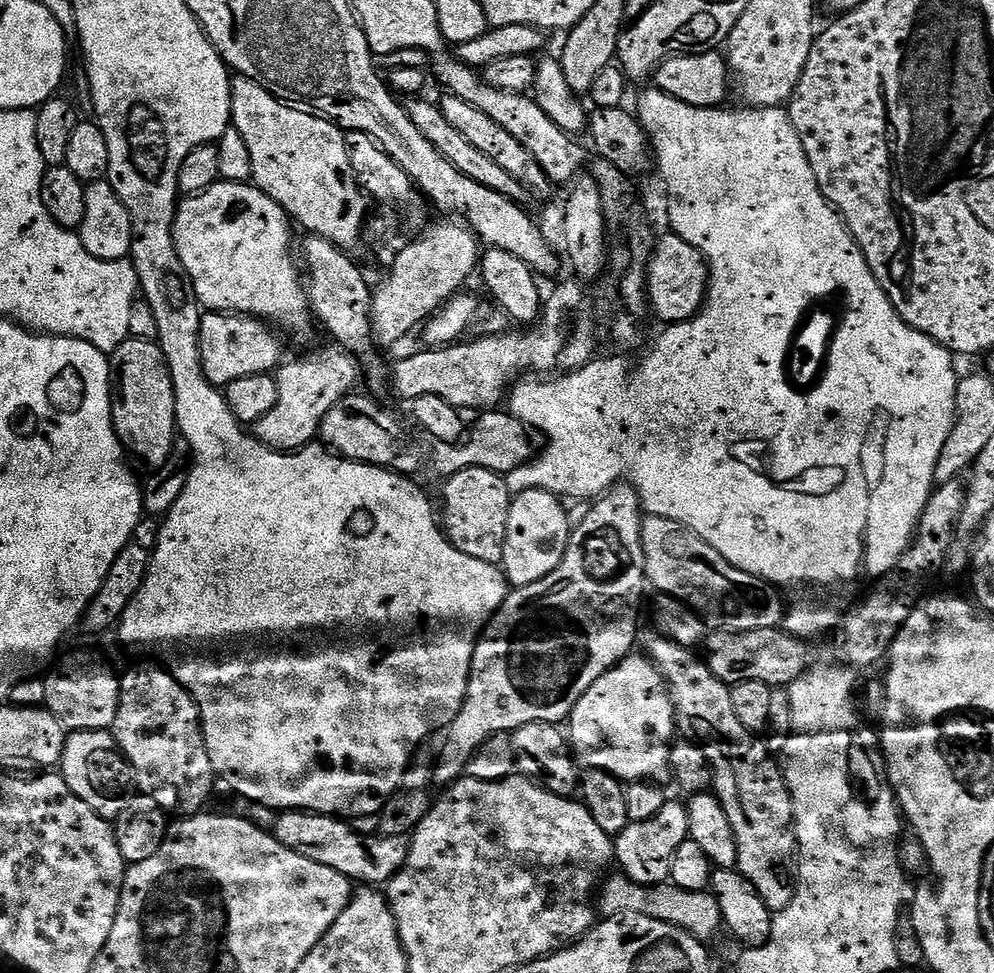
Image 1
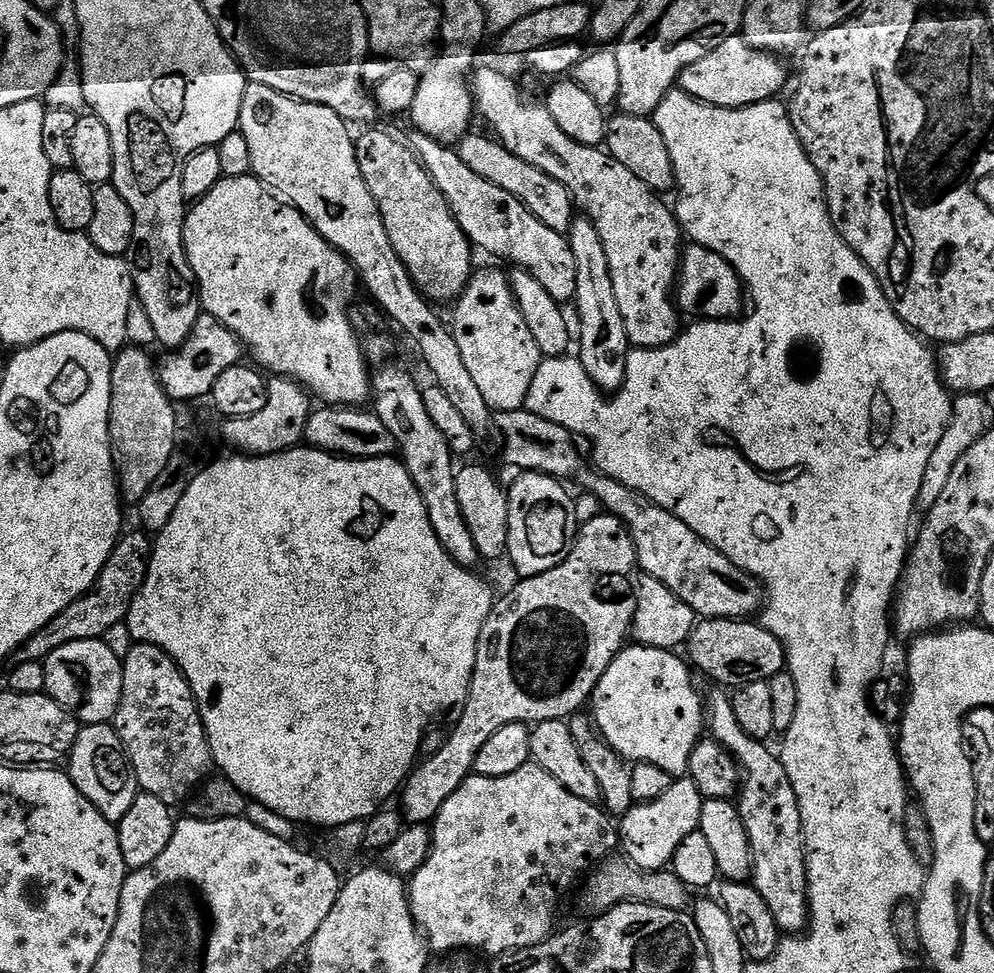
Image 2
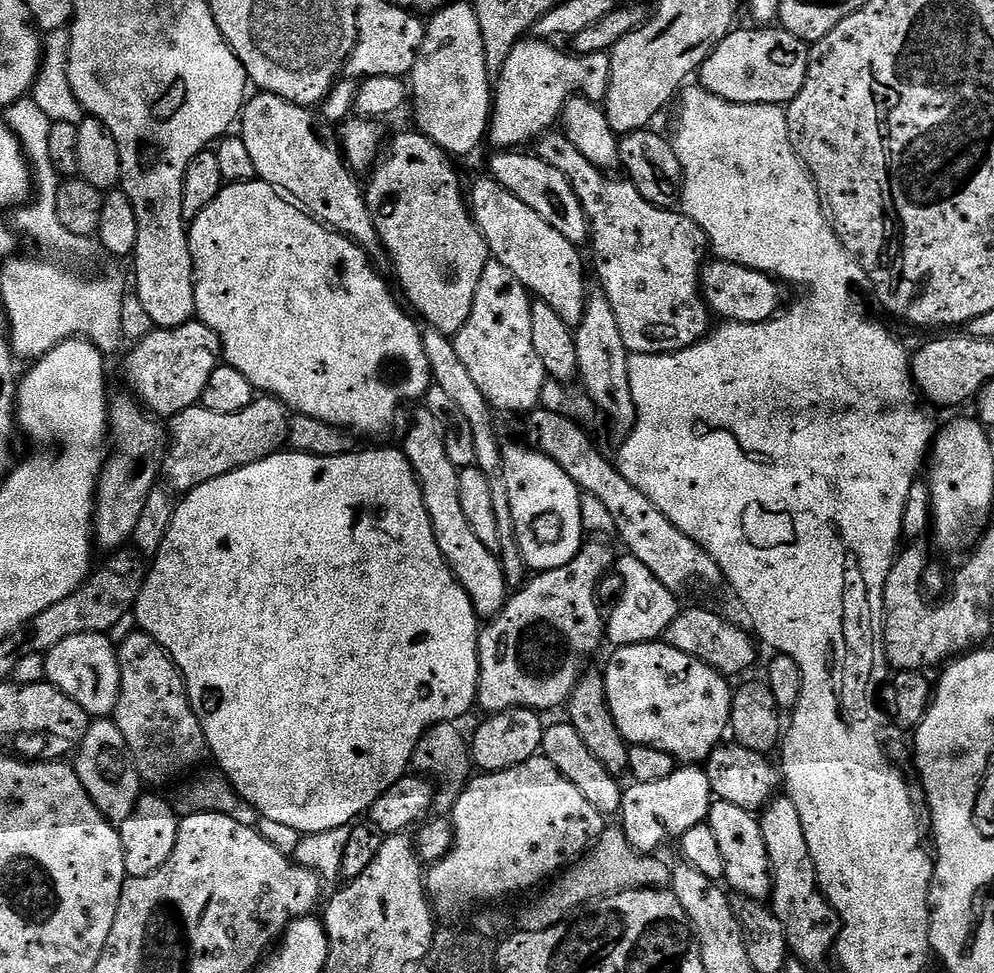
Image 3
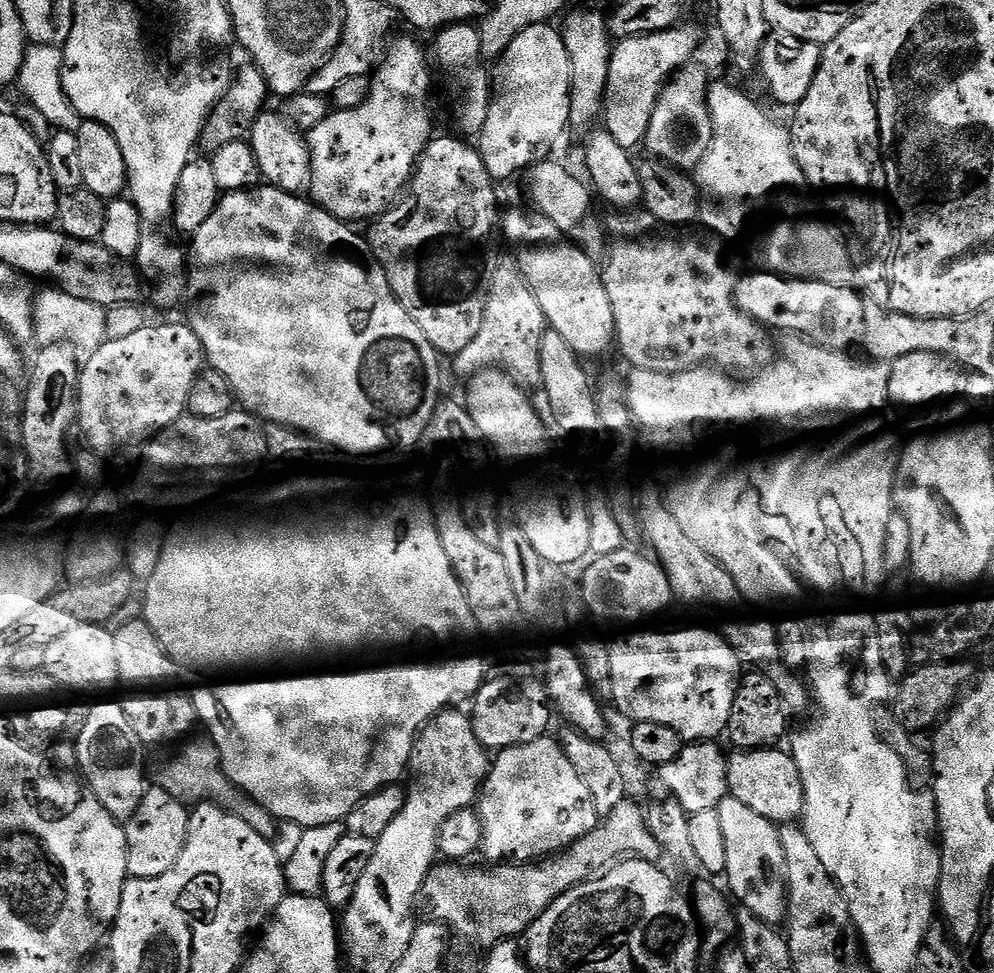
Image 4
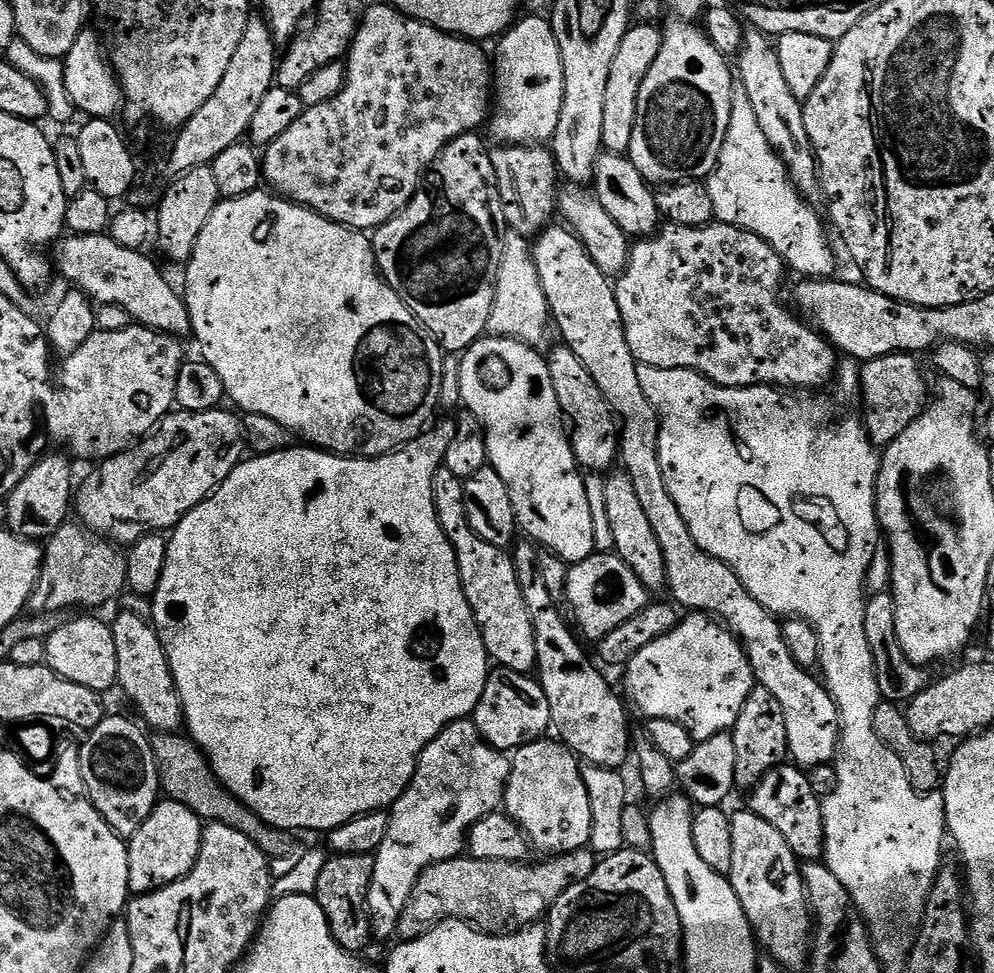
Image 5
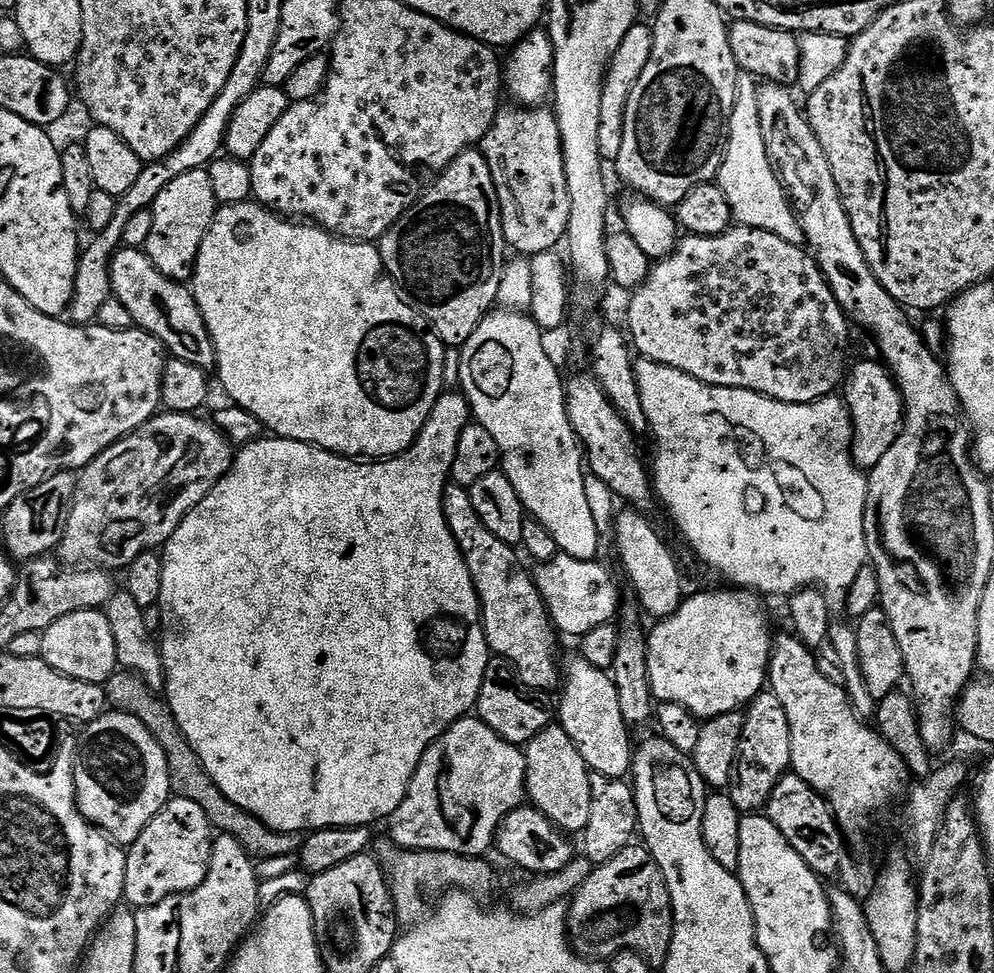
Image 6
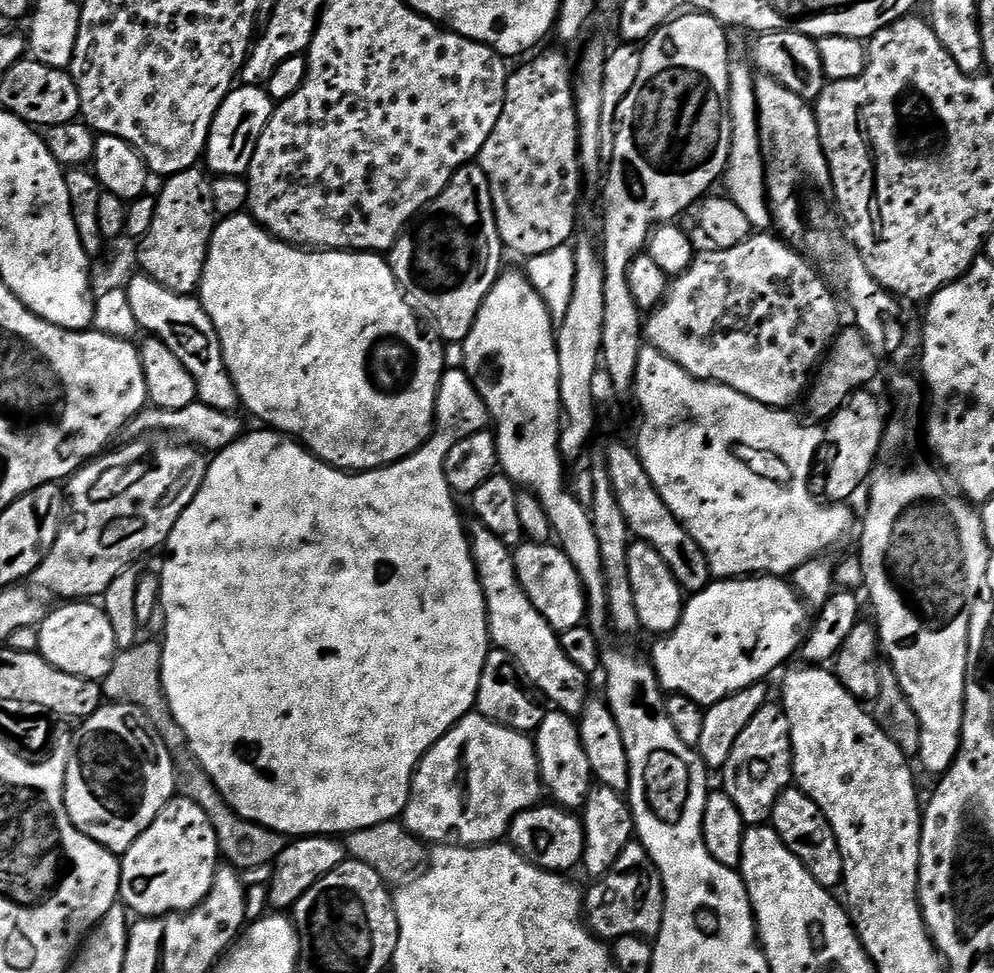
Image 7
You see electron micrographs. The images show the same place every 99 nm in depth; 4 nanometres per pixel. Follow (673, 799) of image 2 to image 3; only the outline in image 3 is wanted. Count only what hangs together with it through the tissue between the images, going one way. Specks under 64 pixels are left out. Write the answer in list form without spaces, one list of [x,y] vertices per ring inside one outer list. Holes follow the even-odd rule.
[[[700,766],[677,767],[676,772],[670,774],[670,778],[662,778],[662,782],[632,782],[629,785],[624,788],[618,824],[624,829],[630,846],[641,854],[655,853],[659,844],[675,841],[684,836],[686,830],[705,823],[714,799],[710,778]]]

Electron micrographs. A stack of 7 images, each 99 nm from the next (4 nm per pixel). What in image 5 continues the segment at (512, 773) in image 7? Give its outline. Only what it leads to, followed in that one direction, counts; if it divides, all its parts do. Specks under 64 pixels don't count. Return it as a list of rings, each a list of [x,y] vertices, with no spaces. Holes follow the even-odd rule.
[[[468,718],[446,726],[422,750],[414,778],[392,805],[386,838],[382,838],[382,846],[374,854],[368,908],[372,911],[372,931],[377,937],[396,936],[399,916],[421,872],[434,863],[460,856],[473,826],[503,805],[511,769],[511,759],[491,748]]]

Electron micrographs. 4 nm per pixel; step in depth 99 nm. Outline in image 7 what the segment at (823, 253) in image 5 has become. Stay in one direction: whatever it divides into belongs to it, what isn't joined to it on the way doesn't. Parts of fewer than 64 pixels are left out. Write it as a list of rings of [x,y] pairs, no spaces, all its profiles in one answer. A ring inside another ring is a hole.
[[[738,58],[732,60],[731,80],[732,87],[728,91],[730,99],[730,111],[732,113],[732,149],[726,169],[726,181],[728,180],[727,195],[738,206],[742,206],[743,212],[750,218],[753,229],[768,230],[773,227],[772,211],[768,208],[768,191],[764,185],[764,159],[760,153],[760,125],[756,110],[754,74],[748,70],[749,65]]]

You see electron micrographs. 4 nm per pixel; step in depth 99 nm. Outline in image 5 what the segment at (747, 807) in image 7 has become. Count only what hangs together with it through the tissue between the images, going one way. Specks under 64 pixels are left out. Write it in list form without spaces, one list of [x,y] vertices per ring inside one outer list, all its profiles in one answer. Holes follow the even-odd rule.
[[[755,687],[738,714],[738,722],[731,733],[734,738],[734,770],[736,788],[751,790],[768,771],[789,759],[788,739],[786,738],[786,714],[770,690]]]

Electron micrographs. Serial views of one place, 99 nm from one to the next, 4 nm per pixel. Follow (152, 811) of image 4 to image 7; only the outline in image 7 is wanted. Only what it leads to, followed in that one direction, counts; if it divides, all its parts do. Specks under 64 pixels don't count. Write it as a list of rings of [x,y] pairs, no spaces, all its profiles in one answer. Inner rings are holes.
[[[180,798],[167,804],[158,818],[134,842],[134,846],[123,853],[120,861],[120,900],[133,913],[144,918],[163,918],[169,912],[186,912],[198,908],[214,886],[216,872],[222,867],[220,839],[202,806]]]

